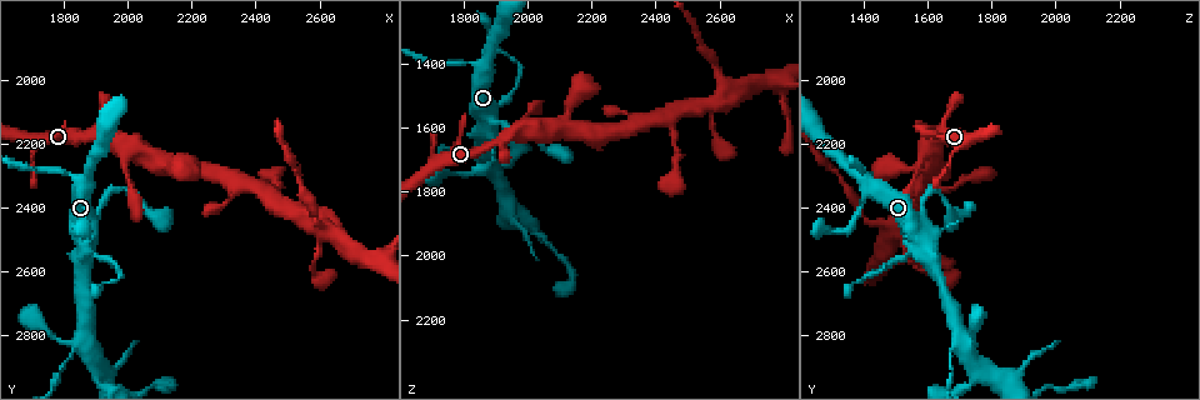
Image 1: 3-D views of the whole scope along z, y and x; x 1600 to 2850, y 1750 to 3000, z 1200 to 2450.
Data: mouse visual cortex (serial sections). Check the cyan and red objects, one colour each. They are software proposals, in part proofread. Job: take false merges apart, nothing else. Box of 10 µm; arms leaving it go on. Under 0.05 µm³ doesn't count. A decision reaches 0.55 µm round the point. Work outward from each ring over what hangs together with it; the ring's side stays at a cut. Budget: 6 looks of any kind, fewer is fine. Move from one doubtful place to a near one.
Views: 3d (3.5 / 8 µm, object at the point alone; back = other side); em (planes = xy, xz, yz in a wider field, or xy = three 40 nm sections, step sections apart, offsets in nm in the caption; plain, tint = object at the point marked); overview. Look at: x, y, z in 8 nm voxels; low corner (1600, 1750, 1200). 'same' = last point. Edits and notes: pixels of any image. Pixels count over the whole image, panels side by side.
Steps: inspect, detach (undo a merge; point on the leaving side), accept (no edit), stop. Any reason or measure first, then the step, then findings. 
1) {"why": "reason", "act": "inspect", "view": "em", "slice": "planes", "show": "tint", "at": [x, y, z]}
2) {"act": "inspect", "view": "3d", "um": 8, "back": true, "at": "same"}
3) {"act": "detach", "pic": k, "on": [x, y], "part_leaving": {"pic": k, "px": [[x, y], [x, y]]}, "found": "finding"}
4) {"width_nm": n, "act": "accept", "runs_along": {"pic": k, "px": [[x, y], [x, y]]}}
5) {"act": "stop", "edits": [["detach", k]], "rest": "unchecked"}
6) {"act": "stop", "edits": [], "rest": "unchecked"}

{"why": "abrupt turn", "act": "inspect", "view": "3d", "um": 3.5, "at": [1900, 2160, 1650]}

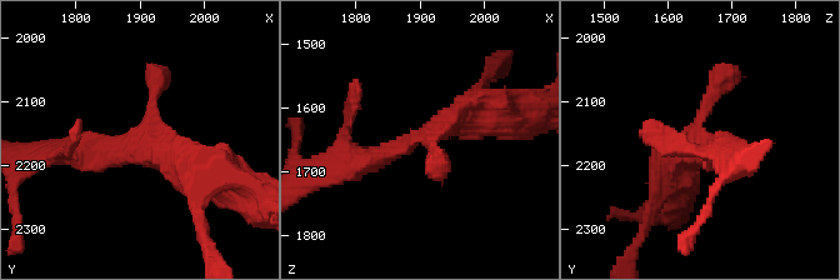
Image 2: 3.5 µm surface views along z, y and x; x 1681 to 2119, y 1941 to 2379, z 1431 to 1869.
{"act": "inspect", "view": "em", "slice": "xy", "step": 3, "show": "tint", "at": [1905, 2160, 1640]}

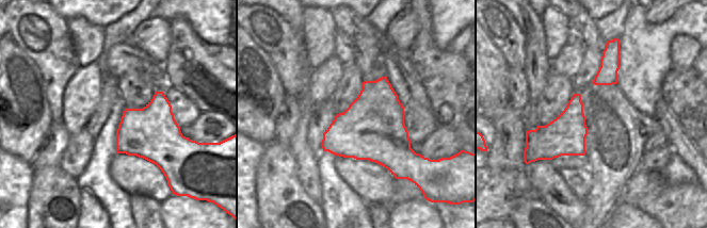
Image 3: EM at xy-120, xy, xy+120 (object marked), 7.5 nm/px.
{"width_nm": 480, "act": "accept", "runs_along": {"pic": 2, "px": [[73, 151], [141, 151], [156, 90], [149, 68]]}, "found": "continuous, no second cell"}

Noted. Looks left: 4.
{"why": "four or more arms meet", "act": "inspect", "view": "3d", "um": 3.5, "at": [1890, 2480, 1600]}

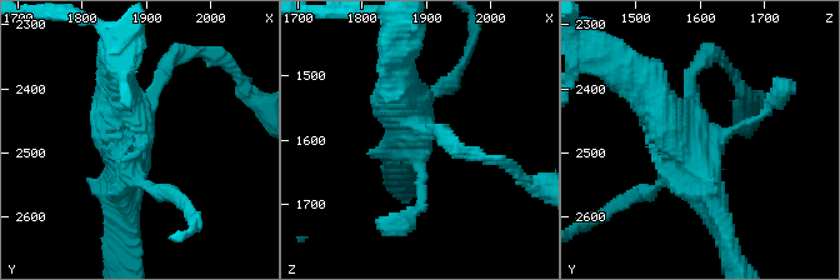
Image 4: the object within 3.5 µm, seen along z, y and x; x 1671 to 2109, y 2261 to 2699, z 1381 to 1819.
{"why": "now the EM", "act": "inspect", "view": "em", "slice": "xy", "step": 1, "show": "tint", "at": [1885, 2480, 1595]}

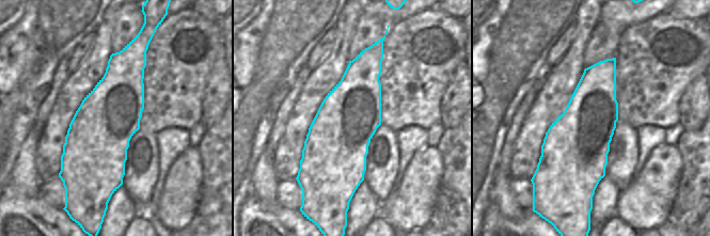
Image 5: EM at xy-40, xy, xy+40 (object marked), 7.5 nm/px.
{"act": "inspect", "view": "em", "slice": "xy", "step": 3, "show": "tint", "at": "same"}

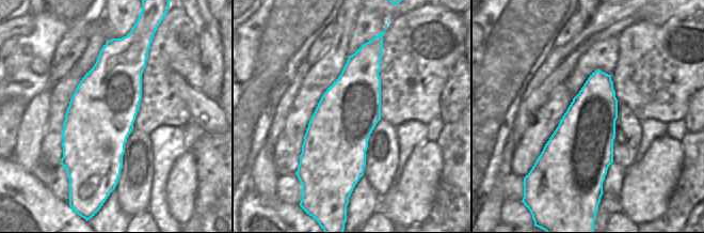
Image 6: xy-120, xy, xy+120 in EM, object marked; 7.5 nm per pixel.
{"act": "accept", "runs_along": {"pic": 4, "px": [[640, 89], [704, 150], [720, 220]]}, "found": "continuous, no second cell"}

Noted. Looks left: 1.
{"act": "stop", "edits": [], "rest": "unchecked"}

